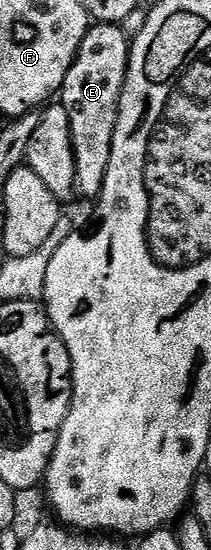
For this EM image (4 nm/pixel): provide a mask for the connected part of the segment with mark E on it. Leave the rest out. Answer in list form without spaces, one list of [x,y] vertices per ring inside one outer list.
[[[94,23],[84,35],[80,43],[80,51],[74,56],[72,67],[68,67],[68,75],[64,75],[64,83],[60,90],[60,104],[68,111],[68,123],[72,127],[72,145],[76,159],[75,190],[86,197],[101,198],[104,179],[110,173],[112,159],[112,139],[118,131],[118,112],[120,111],[120,95],[126,92],[126,76],[128,63],[132,60],[132,37],[118,23]]]

